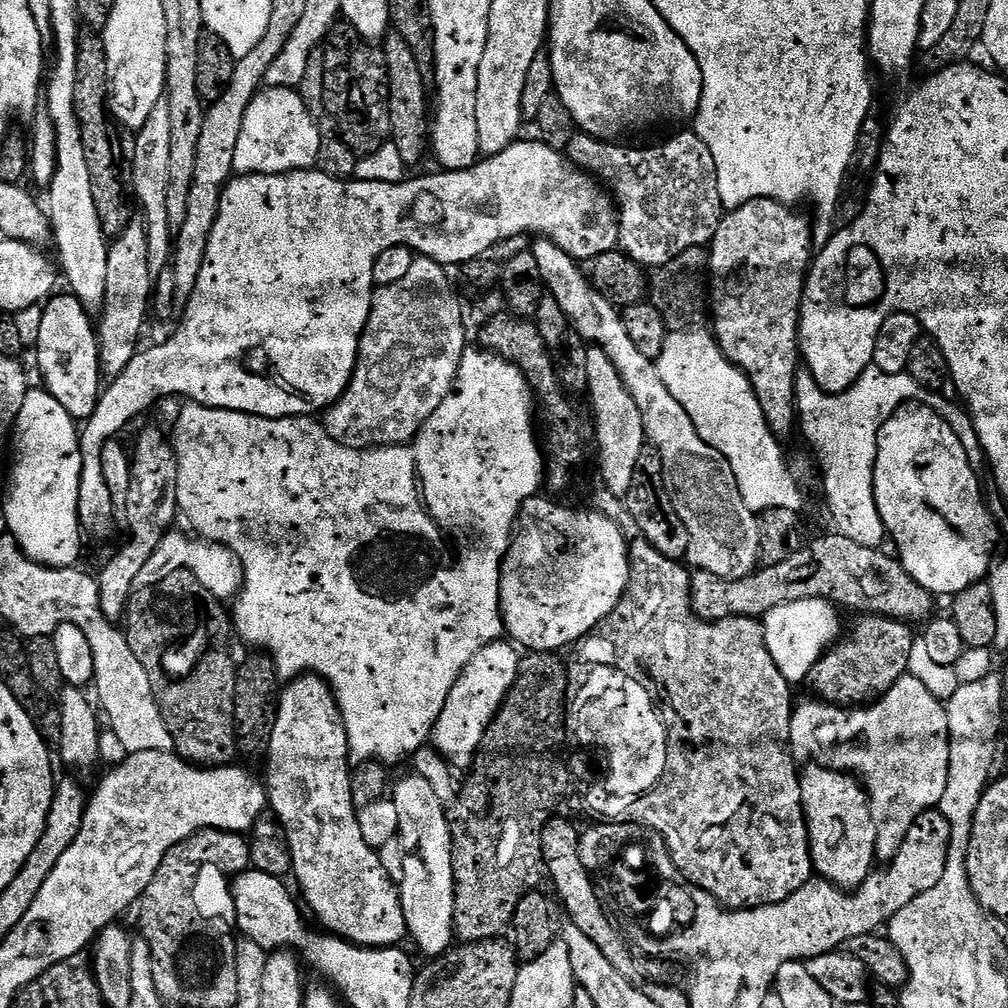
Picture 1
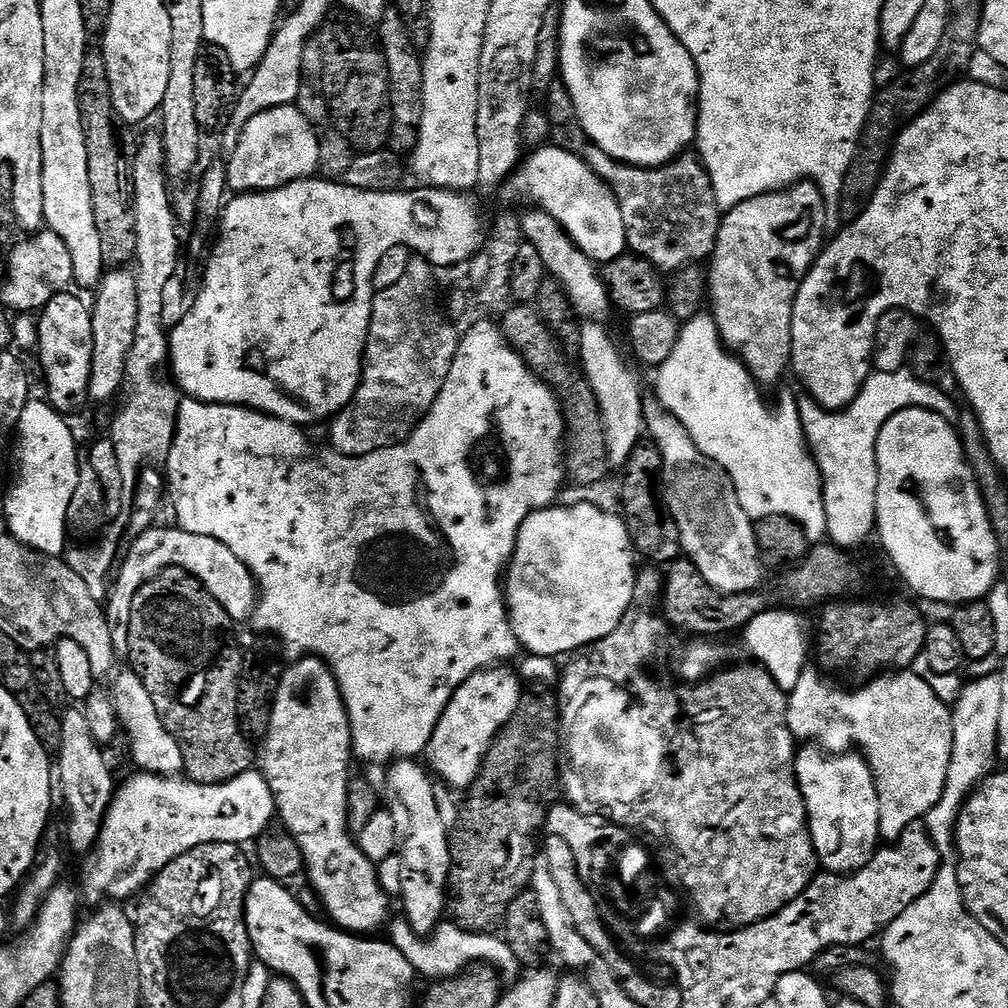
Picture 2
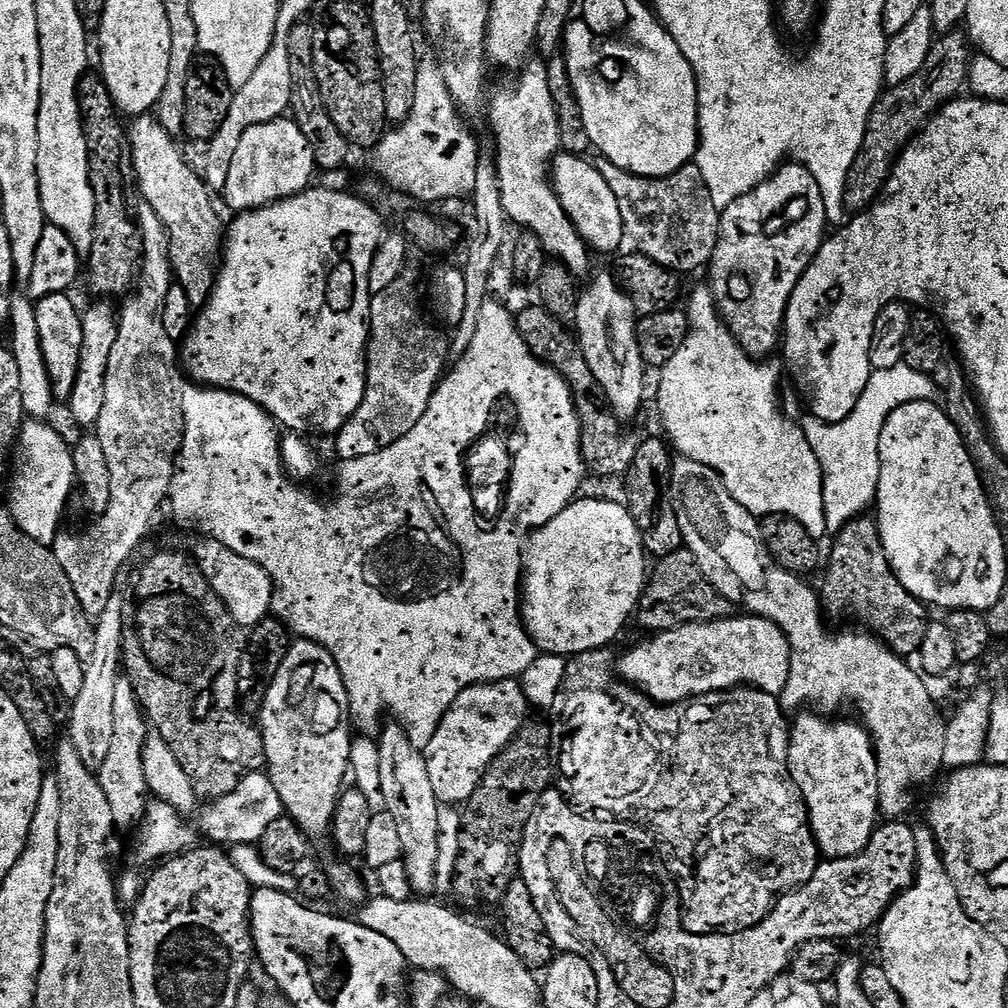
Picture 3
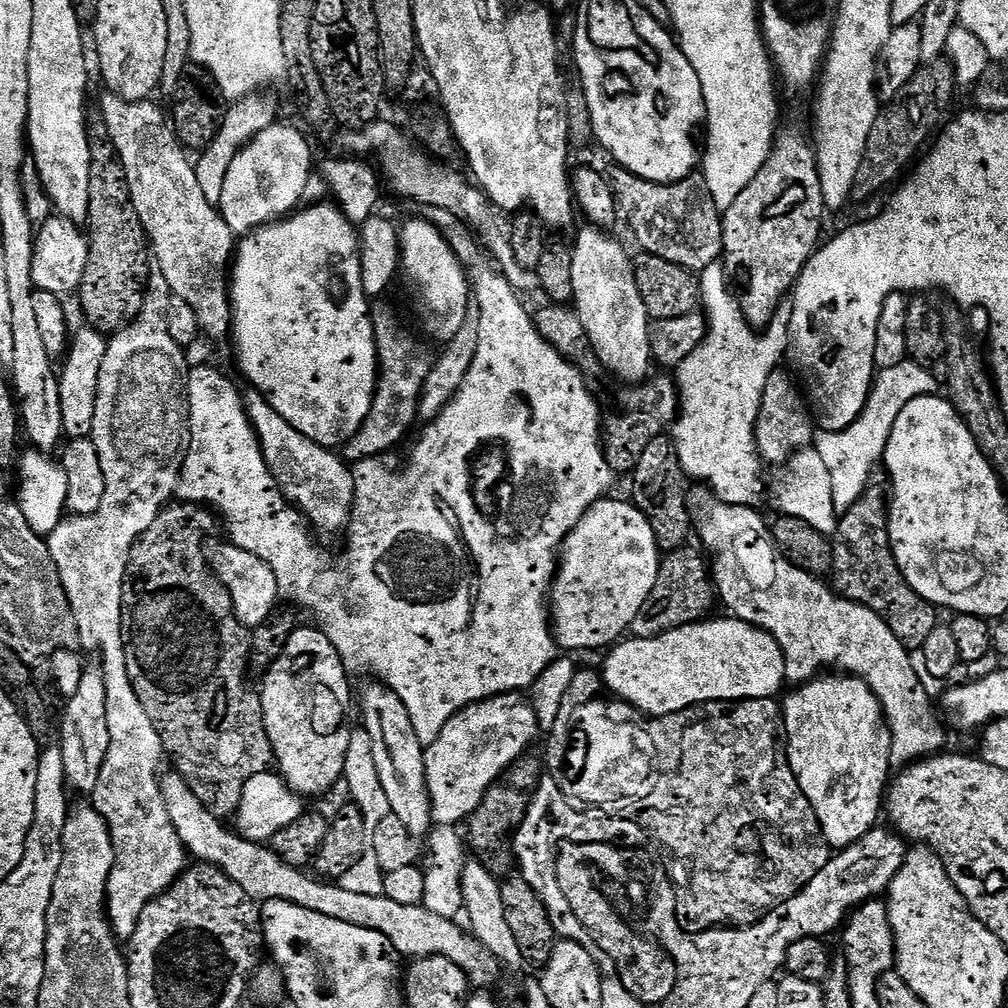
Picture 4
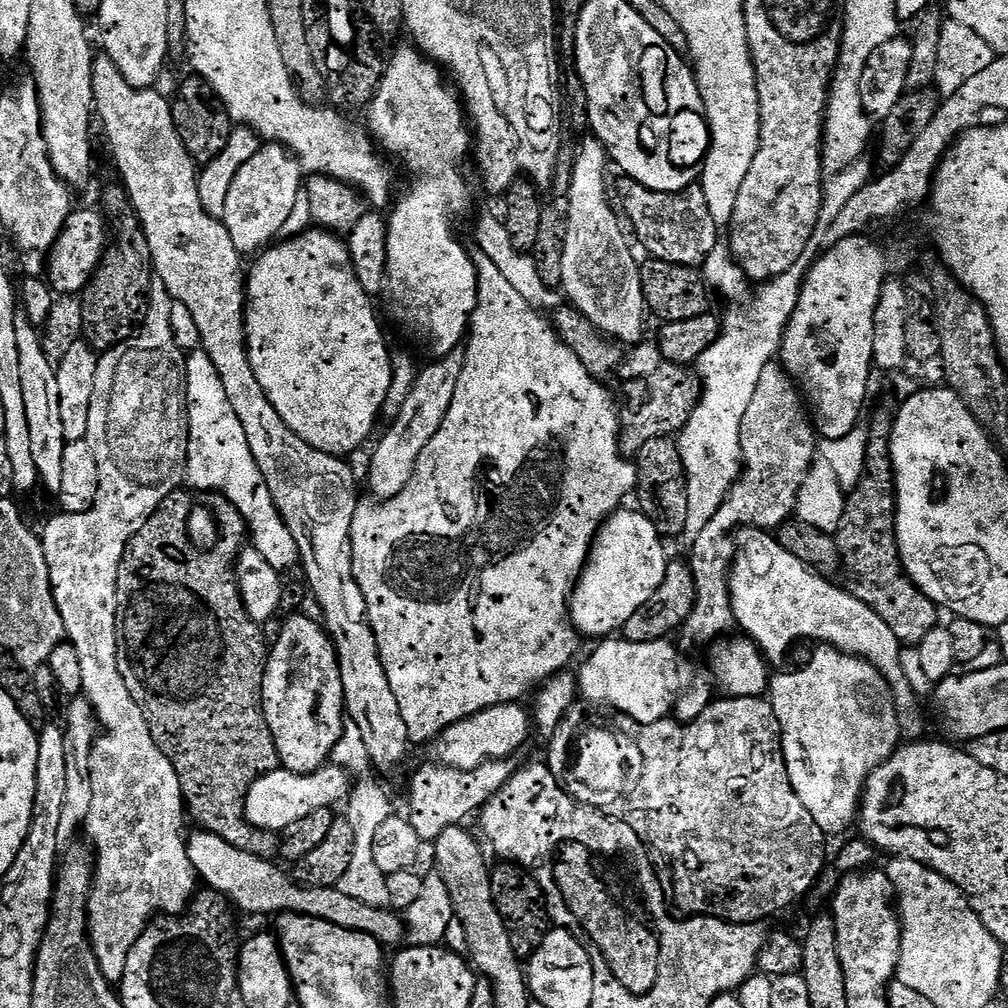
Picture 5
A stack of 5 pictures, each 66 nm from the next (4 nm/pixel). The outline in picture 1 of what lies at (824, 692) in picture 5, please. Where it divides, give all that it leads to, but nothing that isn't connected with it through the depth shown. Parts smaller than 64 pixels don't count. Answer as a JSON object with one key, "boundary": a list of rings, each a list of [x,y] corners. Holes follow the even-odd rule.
{"boundary":[[[808,766],[805,772],[803,769],[800,776],[800,802],[802,816],[806,821],[808,847],[812,853],[815,875],[841,890],[859,888],[873,871],[872,859],[876,856],[877,821],[874,819],[874,813],[866,799],[863,787],[851,775],[833,772],[831,768]]]}

